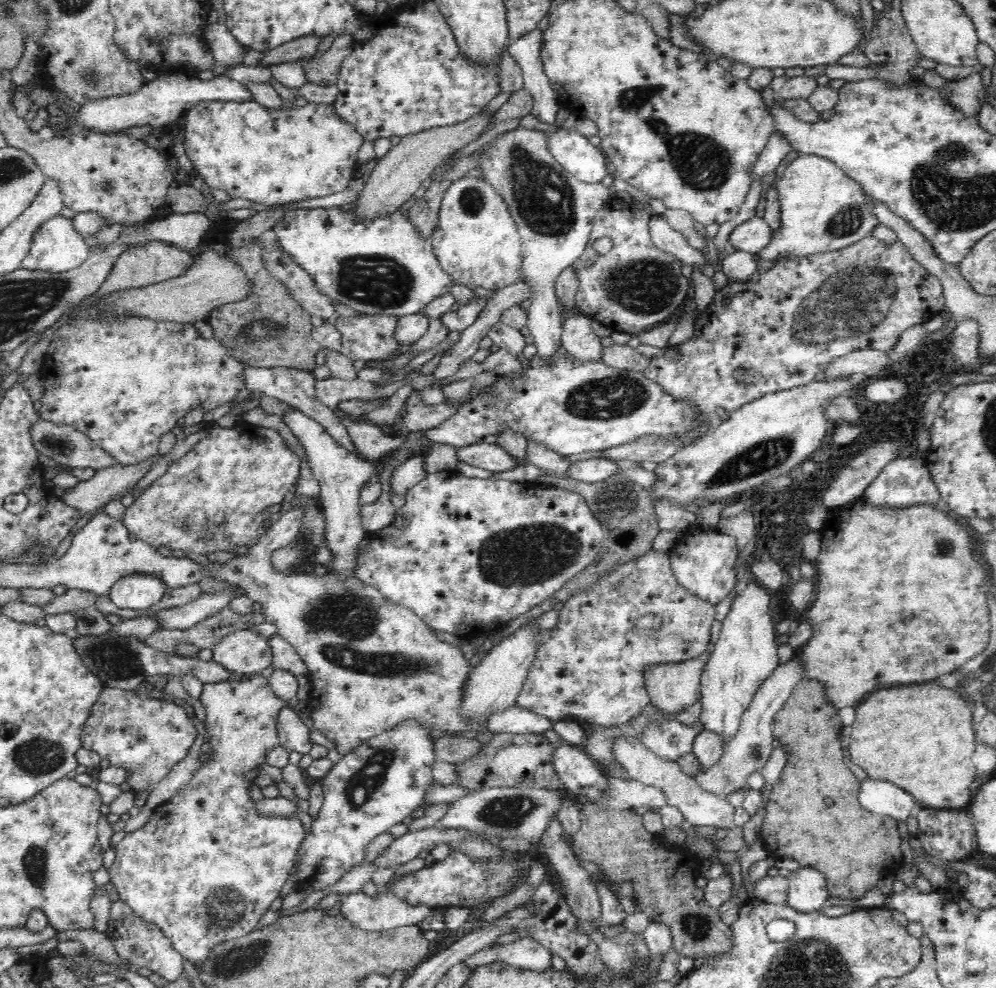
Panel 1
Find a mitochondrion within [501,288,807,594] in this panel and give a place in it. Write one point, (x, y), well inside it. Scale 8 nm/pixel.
(606, 398)

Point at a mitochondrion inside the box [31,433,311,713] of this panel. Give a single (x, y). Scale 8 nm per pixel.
(115, 659)

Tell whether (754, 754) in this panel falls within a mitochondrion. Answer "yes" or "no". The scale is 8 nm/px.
yes

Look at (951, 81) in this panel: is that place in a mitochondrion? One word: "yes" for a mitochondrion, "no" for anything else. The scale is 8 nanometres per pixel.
no

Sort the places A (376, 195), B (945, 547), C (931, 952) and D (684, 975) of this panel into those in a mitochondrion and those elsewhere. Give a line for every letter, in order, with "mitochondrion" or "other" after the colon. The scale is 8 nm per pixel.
A: other
B: mitochondrion
C: other
D: other

